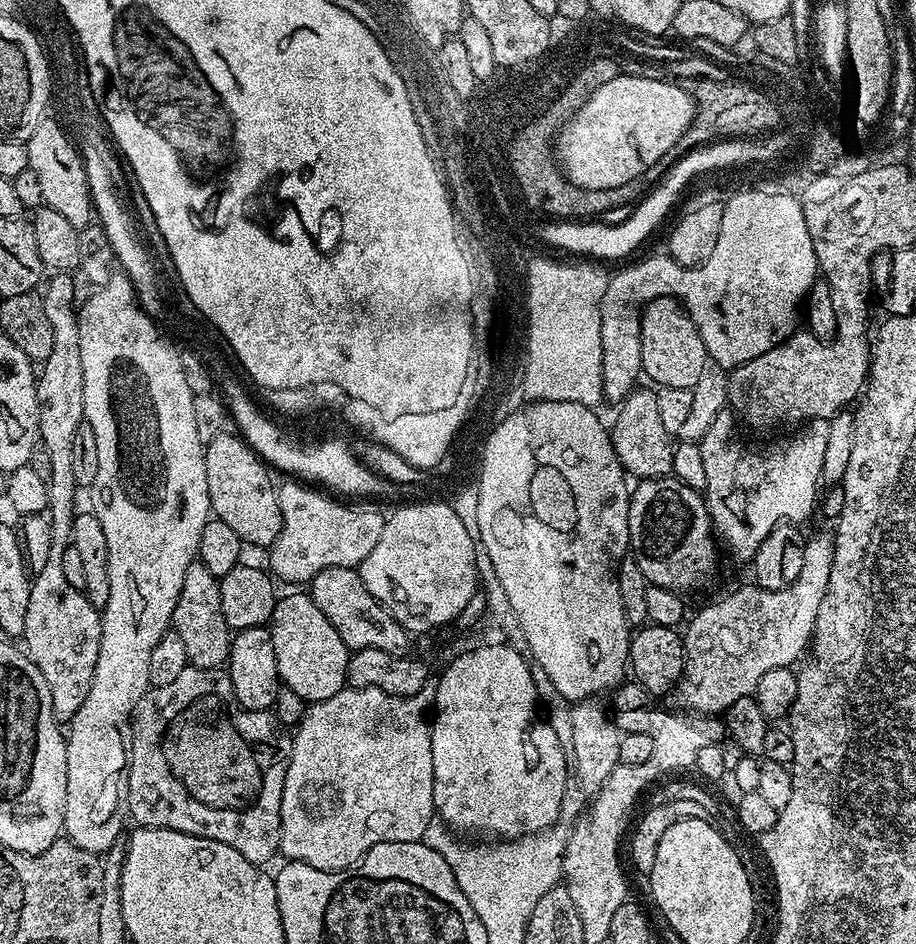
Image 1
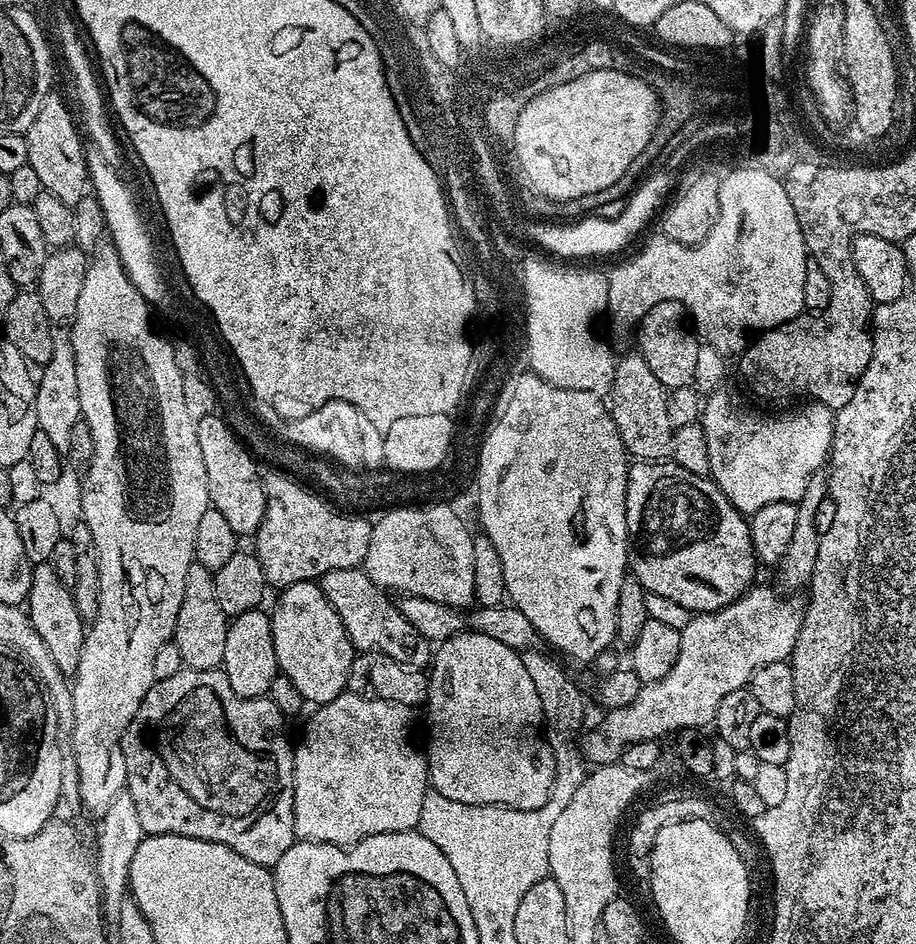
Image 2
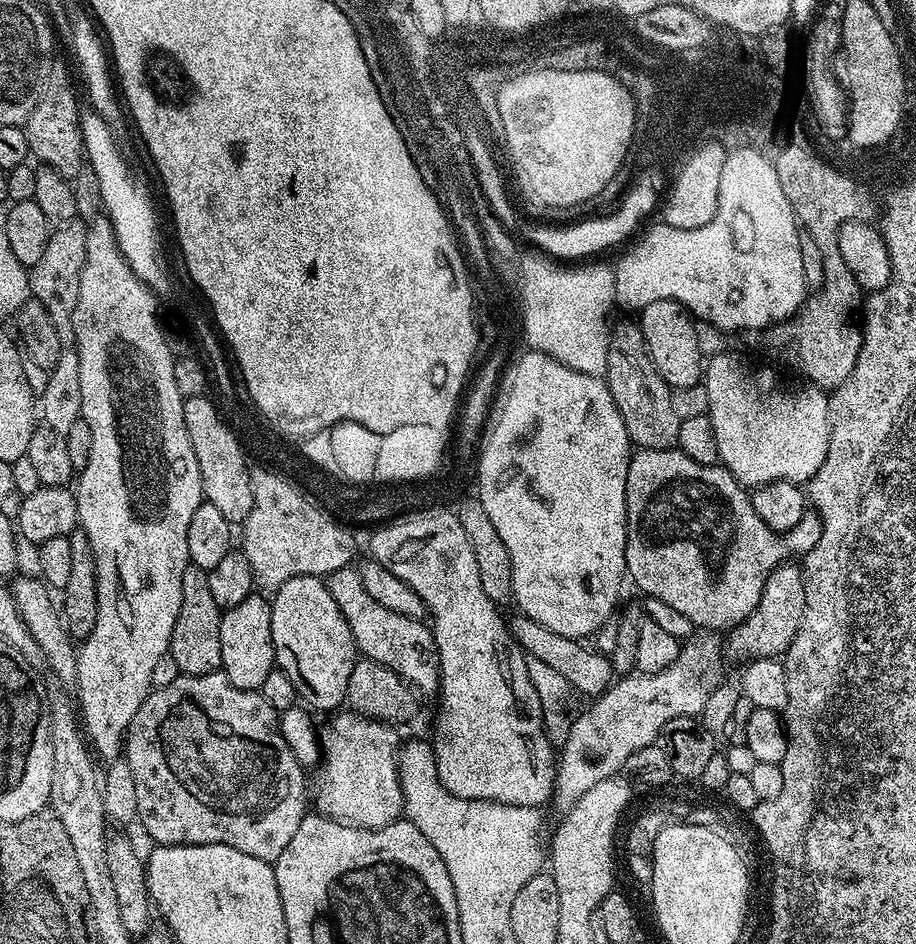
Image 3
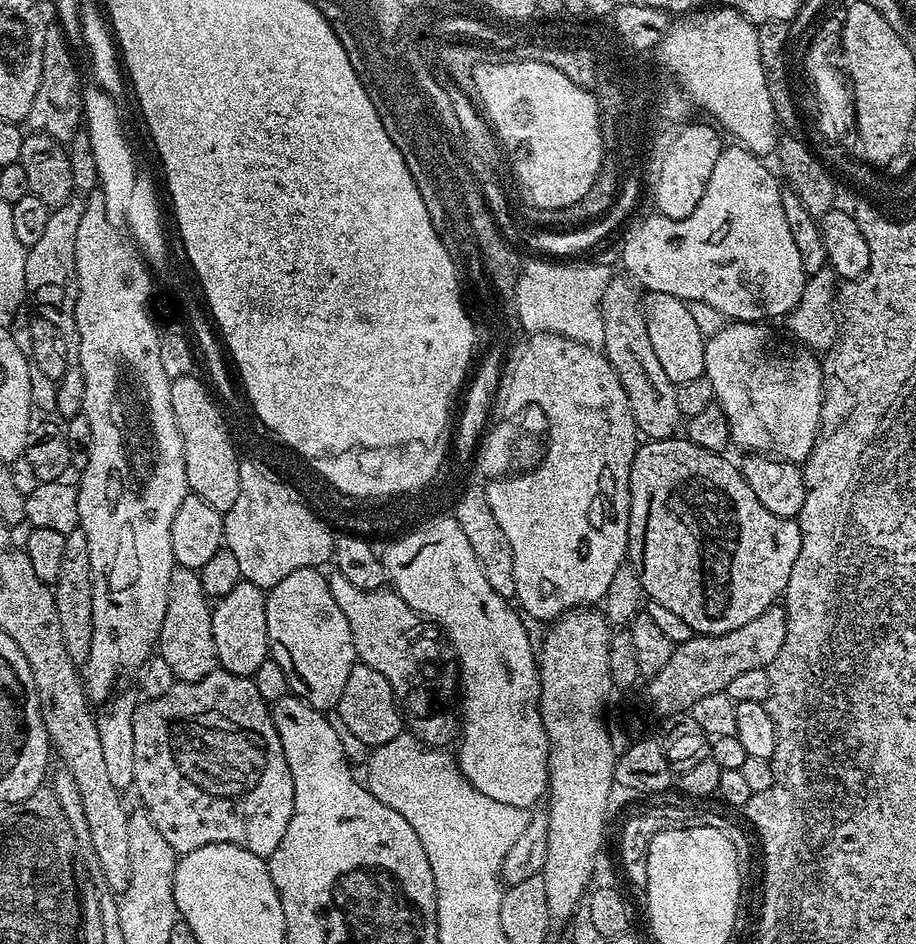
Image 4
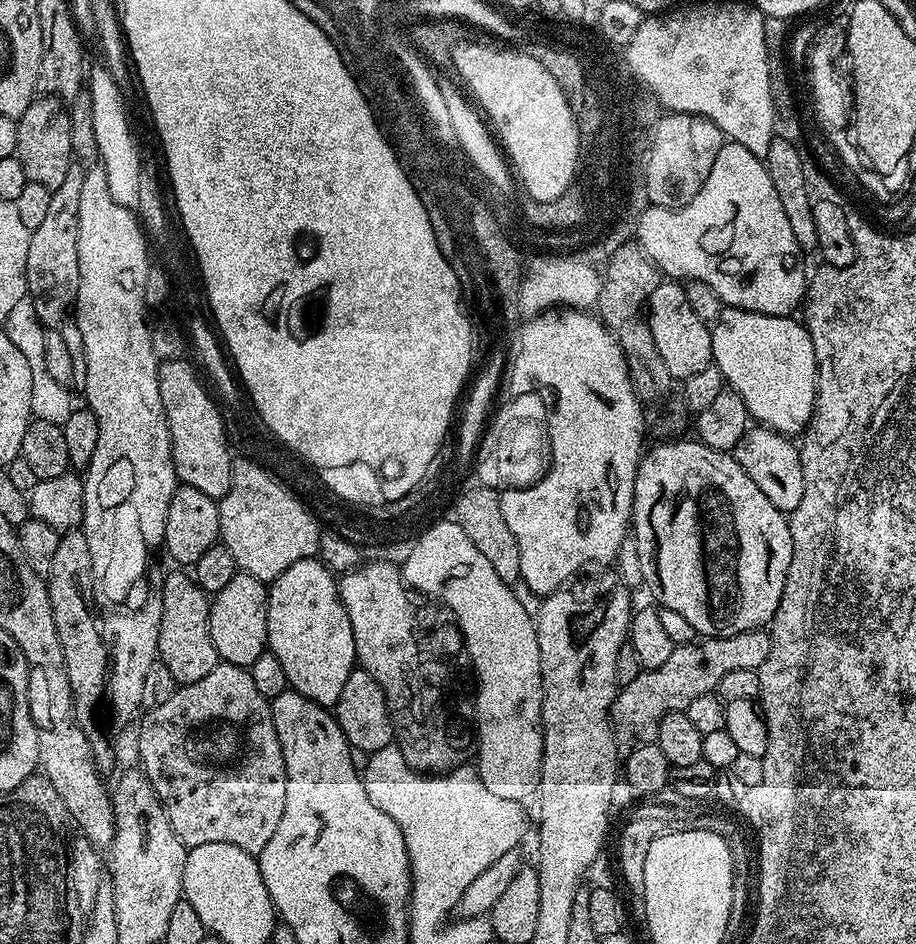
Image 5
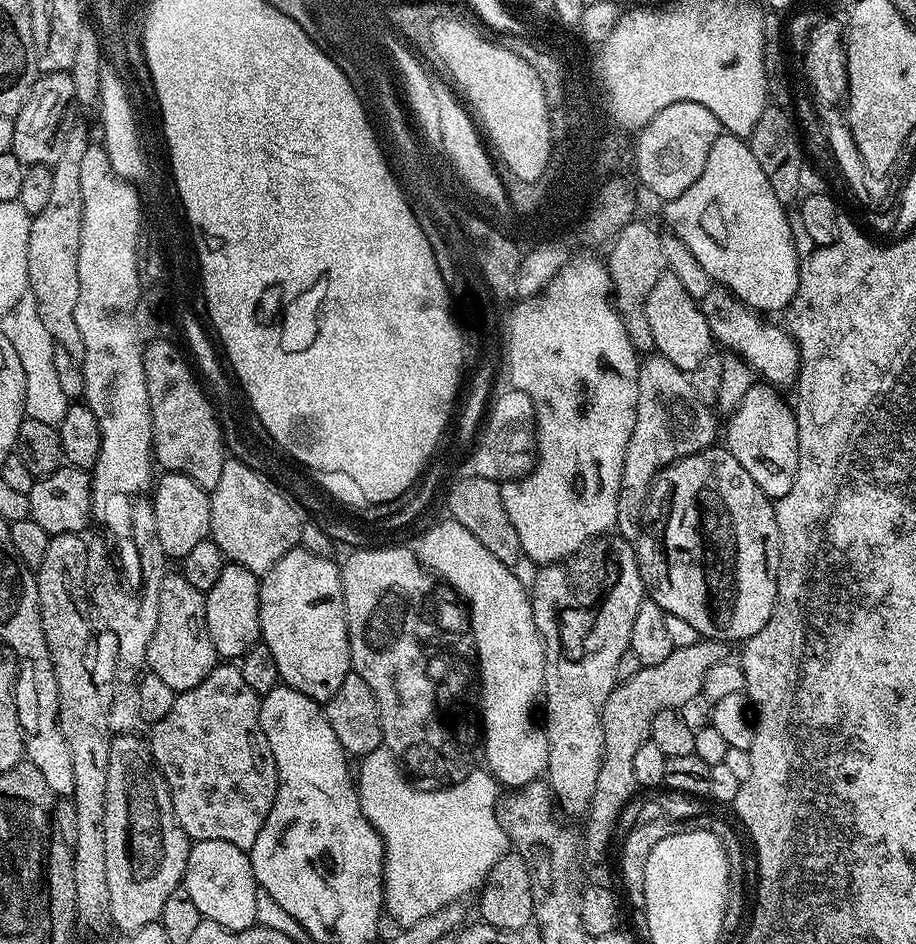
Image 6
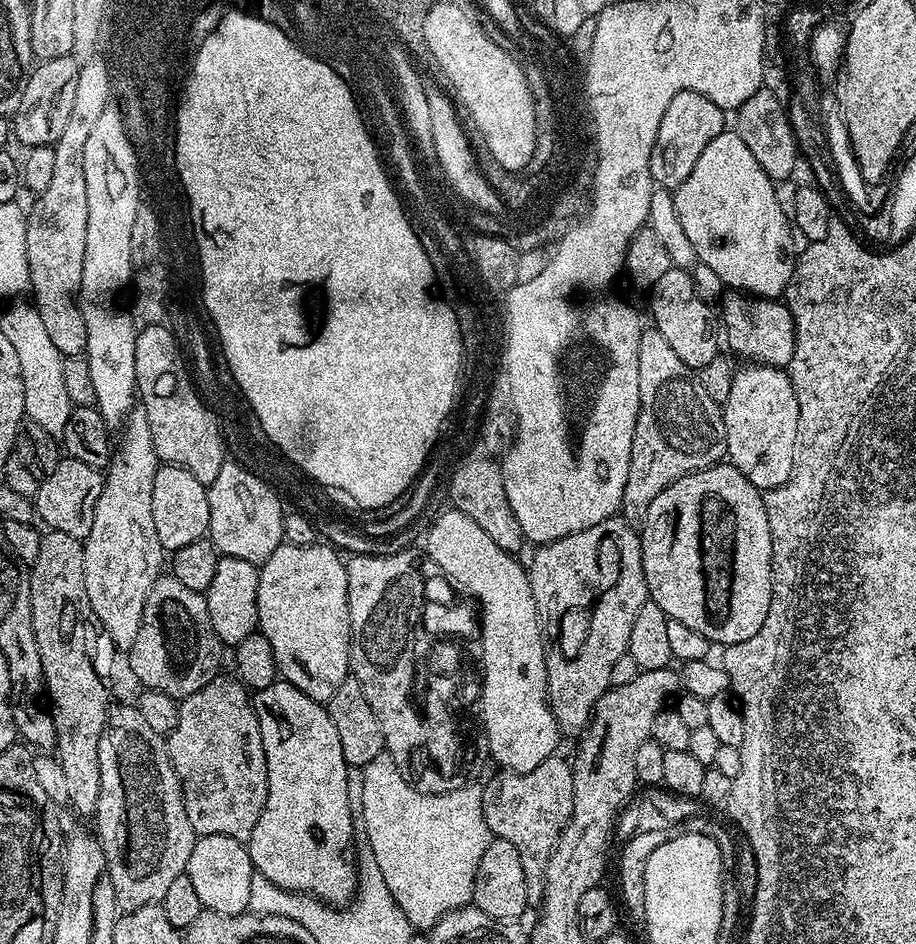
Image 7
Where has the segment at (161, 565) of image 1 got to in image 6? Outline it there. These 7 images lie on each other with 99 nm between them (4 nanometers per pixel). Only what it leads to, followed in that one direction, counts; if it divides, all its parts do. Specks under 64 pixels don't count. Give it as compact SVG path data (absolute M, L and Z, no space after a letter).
M90 146L86 150L86 155L82 158L81 177L82 238L78 242L78 306L74 306L74 322L78 326L78 331L82 334L82 346L84 347L84 359L82 361L84 370L83 399L86 401L88 408L94 410L94 418L98 418L98 426L102 434L102 450L98 454L98 462L90 470L92 478L92 518L97 525L100 523L110 535L117 536L120 539L116 544L116 552L114 548L114 560L118 565L118 572L122 577L123 583L129 589L136 590L141 585L140 559L138 558L136 544L129 538L132 535L132 506L137 497L144 494L144 491L147 493L154 484L154 475L152 476L152 468L154 469L152 415L150 414L150 394L146 390L146 370L144 369L144 349L146 344L145 341L141 340L136 329L136 305L140 303L142 295L142 285L140 283L140 275L138 274L138 250L140 249L140 241L142 239L142 233L140 233L140 208L142 210L142 201L135 183L127 182L111 168L110 158L104 146L98 146L98 148L96 146Z

